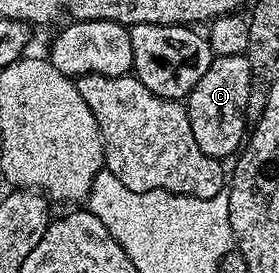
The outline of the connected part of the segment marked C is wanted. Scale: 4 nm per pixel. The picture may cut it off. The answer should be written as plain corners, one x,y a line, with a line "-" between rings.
247,54
217,55
213,58
210,69
202,77
202,81
194,85
186,100
190,129
194,129
194,141
198,141
198,149
202,149
204,155
224,161
227,160
227,155
235,156
241,150
246,139
244,122
251,88
252,70

